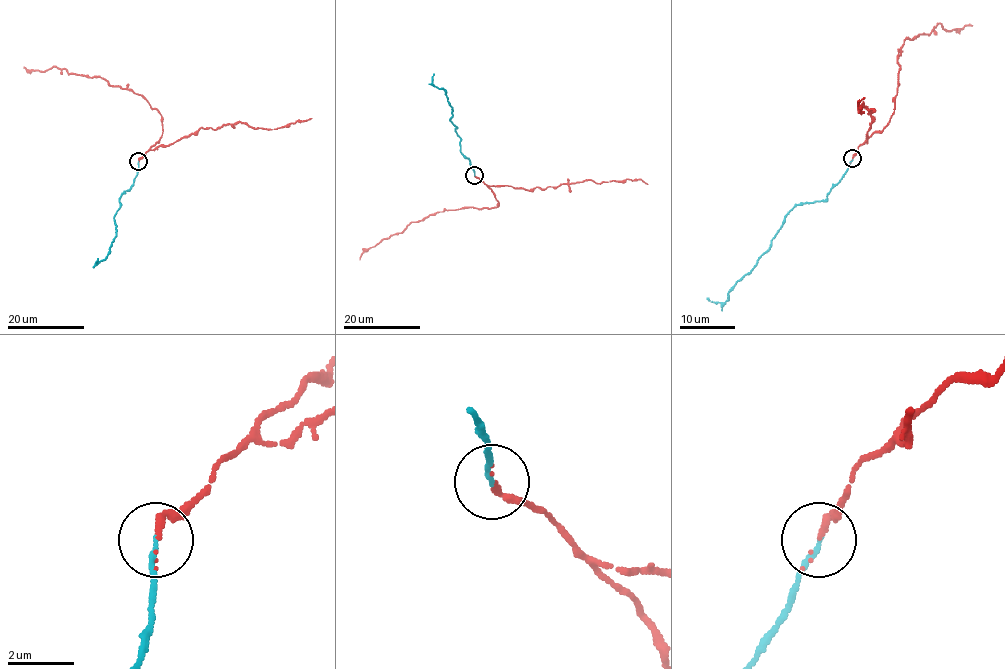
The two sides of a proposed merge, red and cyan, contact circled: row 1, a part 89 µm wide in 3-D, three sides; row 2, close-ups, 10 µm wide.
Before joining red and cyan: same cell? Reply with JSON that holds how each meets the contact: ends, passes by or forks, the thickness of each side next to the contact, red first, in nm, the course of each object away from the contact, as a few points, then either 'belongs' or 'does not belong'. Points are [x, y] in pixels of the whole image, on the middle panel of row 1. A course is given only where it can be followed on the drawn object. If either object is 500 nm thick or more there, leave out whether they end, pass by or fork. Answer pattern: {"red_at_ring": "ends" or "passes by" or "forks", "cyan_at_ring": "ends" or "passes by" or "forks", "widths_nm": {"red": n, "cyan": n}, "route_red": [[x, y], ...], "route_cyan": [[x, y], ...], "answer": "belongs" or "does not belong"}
{"red_at_ring": "ends", "cyan_at_ring": "ends", "widths_nm": {"red": 190, "cyan": 140}, "route_red": [[474, 175], [491, 191], [498, 205], [431, 214], [412, 221], [401, 233], [376, 243], [361, 255], [360, 260]], "route_cyan": [[474, 175], [469, 160], [461, 152], [460, 137], [450, 120], [452, 108], [445, 91], [432, 83], [434, 73]], "answer": "belongs"}

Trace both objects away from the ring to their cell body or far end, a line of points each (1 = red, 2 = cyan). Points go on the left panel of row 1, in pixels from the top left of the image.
1: (138, 161), (162, 135), (159, 112), (140, 95), (54, 66), (40, 72), (24, 68)
2: (138, 161), (133, 185), (119, 198), (120, 207), (114, 217), (116, 236), (109, 252), (96, 262), (98, 258)

